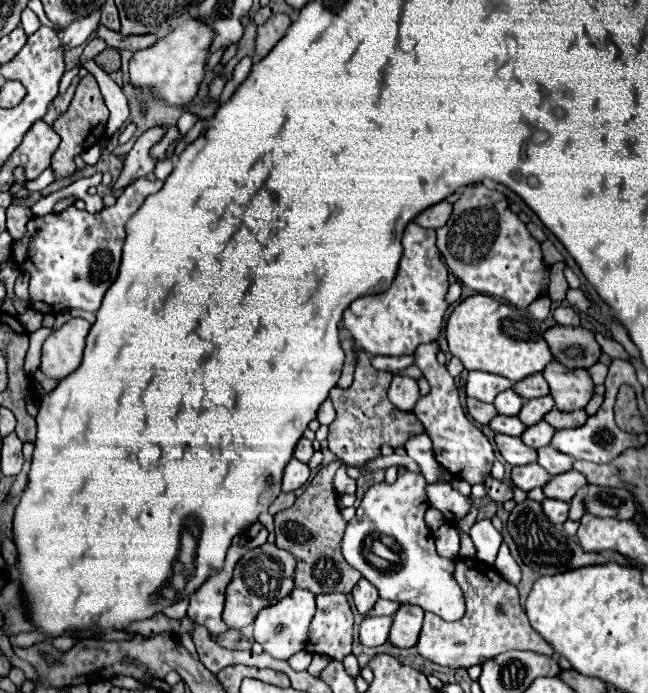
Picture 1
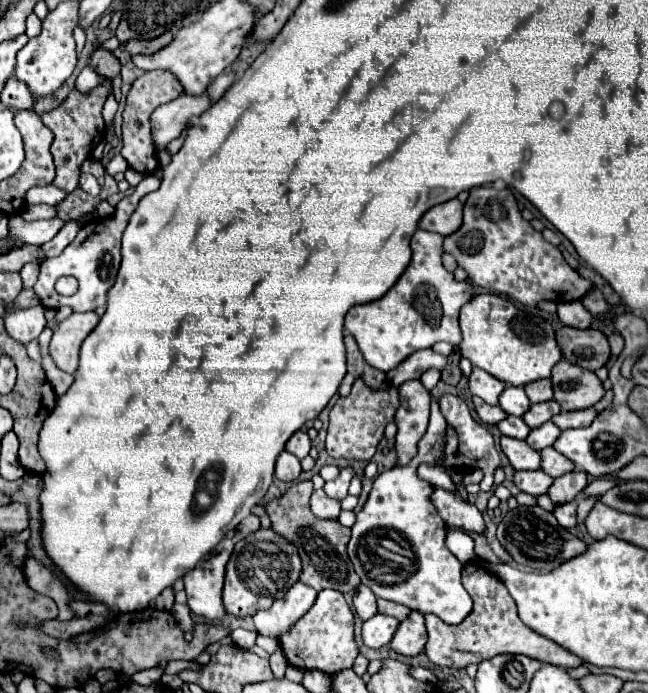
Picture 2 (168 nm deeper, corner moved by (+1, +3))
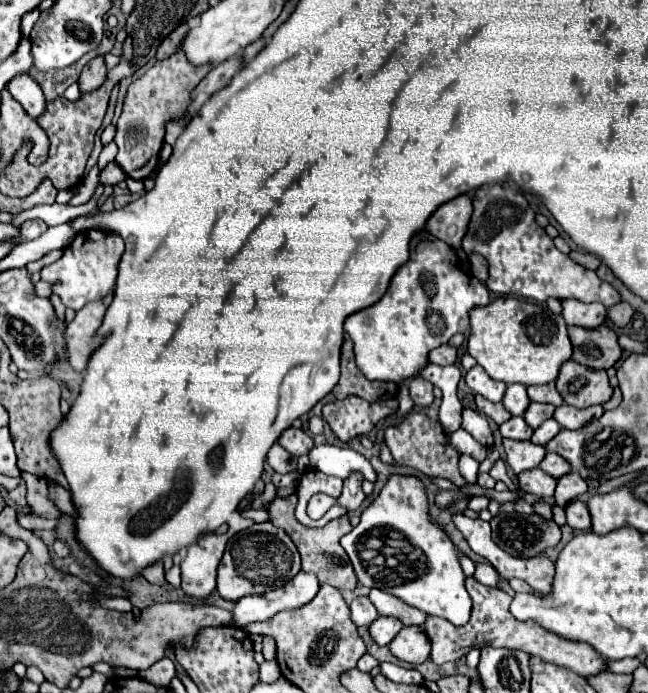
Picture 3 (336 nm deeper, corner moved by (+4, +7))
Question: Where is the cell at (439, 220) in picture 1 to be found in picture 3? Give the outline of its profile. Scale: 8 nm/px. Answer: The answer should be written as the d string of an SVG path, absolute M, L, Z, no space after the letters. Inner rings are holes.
M459 195L447 203L443 203L427 221L425 229L437 239L449 243L453 249L461 247L461 237L465 235L469 217L471 217L471 199L467 195Z

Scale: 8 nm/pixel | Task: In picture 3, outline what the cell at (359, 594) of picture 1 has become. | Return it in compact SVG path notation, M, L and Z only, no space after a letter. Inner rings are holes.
M357 597L351 601L351 619L355 625L371 625L377 619L377 609L369 597Z

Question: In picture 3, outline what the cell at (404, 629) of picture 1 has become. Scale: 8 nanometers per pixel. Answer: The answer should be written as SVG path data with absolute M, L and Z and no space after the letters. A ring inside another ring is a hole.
M403 627L389 643L389 649L395 657L417 665L429 657L431 645L421 627Z

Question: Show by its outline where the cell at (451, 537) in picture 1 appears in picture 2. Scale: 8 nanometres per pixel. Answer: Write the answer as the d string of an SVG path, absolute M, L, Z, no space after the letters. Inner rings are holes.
M458 529L448 531L446 547L458 557L458 561L460 561L462 565L468 565L468 563L472 563L472 561L478 561L476 553L474 553L474 541L472 541L472 537L470 537L468 533L464 533L464 531L458 531Z

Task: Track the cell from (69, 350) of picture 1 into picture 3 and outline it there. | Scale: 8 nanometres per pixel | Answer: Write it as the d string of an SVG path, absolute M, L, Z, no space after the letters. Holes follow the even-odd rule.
M101 301L87 303L83 309L75 313L75 319L65 325L63 337L65 337L67 363L79 373L85 371L91 351L99 345L95 331L99 329L103 321L105 309L107 307Z

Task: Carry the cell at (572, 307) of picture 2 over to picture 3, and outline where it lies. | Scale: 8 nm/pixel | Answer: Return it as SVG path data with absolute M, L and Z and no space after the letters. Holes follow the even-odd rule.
M563 299L563 319L567 325L579 325L579 327L599 327L605 321L607 309L601 303L581 303L577 299Z

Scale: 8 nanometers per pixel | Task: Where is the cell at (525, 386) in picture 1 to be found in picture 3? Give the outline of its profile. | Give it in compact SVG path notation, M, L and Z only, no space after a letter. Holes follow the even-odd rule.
M555 383L549 385L529 385L527 393L531 397L531 401L539 401L539 403L551 403L551 405L561 405L563 399L555 389Z

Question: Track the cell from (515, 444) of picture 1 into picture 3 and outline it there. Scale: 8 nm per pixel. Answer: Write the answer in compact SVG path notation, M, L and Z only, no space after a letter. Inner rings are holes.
M503 439L507 463L515 473L533 469L541 463L545 457L545 449L541 445L535 445L531 441L513 441L513 439Z

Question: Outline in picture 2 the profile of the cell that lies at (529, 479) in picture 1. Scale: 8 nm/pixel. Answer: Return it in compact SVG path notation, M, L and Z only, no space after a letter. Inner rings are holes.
M538 469L538 471L516 471L516 475L514 475L516 487L528 495L534 495L534 497L548 493L548 487L552 485L552 481L554 479L550 475L546 475L542 469Z

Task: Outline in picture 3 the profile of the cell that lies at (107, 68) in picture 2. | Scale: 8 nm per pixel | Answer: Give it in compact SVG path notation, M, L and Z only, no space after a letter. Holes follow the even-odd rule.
M95 57L91 59L79 77L79 85L81 85L81 93L89 93L95 91L103 81L107 79L107 65L105 65L105 57Z

